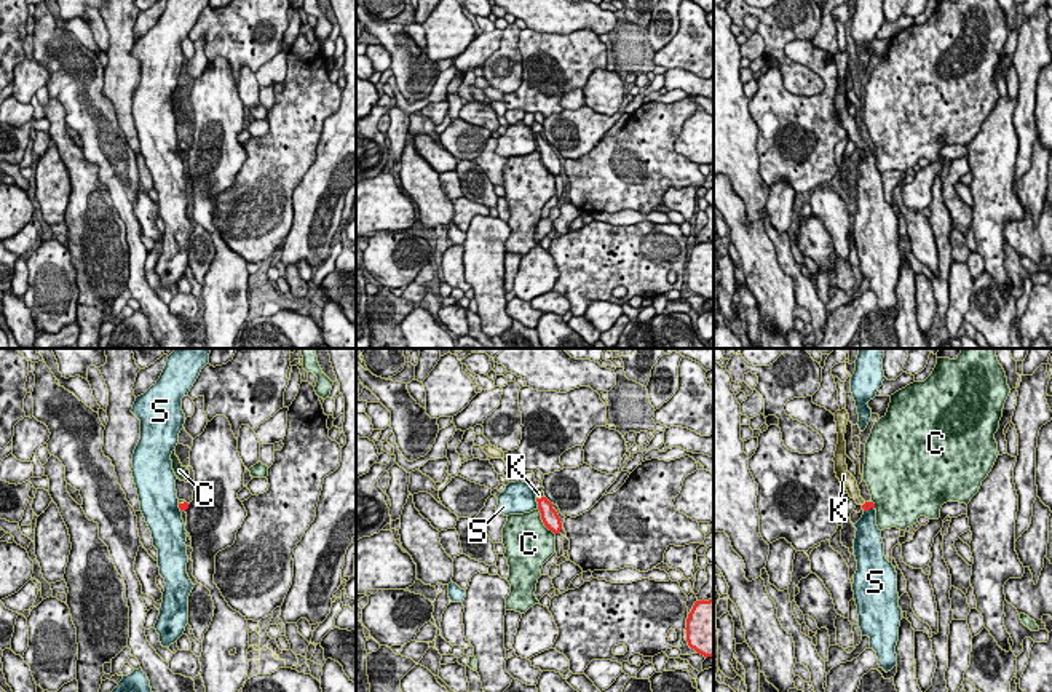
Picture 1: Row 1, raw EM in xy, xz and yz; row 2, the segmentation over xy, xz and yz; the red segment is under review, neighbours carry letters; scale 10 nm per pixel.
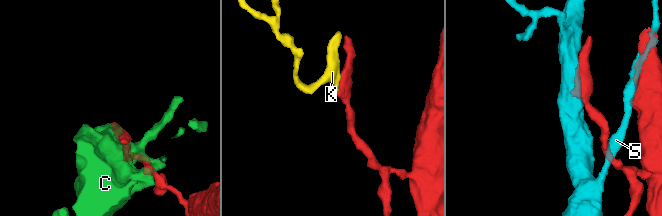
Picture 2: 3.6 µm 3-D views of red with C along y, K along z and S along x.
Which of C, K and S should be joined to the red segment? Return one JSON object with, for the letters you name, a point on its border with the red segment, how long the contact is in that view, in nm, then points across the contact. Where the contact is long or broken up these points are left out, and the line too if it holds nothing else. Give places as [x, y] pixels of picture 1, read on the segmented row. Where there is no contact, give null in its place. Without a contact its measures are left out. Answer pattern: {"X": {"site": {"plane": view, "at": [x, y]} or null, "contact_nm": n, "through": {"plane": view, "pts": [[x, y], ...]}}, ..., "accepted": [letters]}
{"K": {"site": {"plane": "xy", "at": [181, 504]}, "contact_nm": 70, "through": {"plane": "xy", "pts": [[184, 505], [181, 504], [179, 501]]}}, "accepted": ["K"]}

